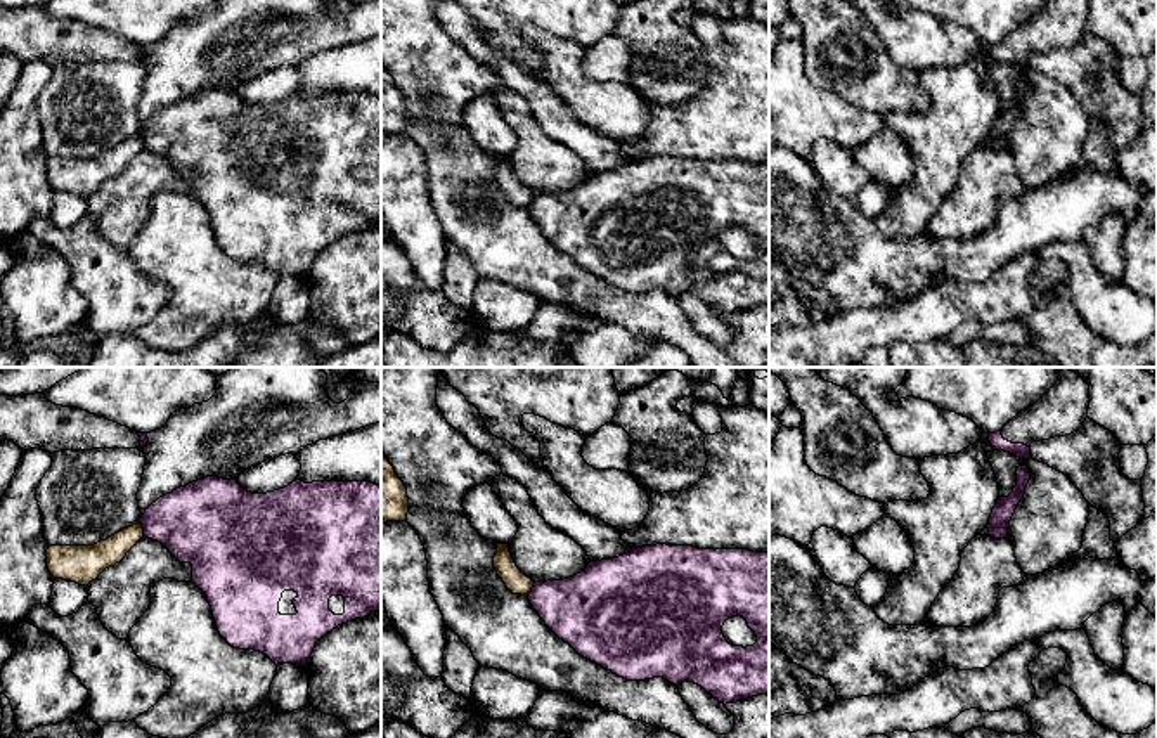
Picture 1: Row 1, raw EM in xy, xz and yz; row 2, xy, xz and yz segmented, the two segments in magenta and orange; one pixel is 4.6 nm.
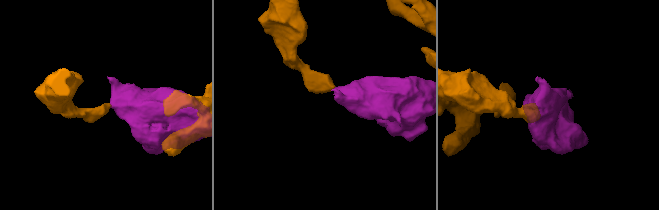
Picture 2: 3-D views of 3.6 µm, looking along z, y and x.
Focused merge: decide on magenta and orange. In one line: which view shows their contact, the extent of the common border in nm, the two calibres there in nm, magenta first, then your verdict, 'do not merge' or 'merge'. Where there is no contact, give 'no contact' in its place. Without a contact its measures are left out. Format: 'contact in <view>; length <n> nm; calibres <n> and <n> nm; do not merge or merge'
contact in xy; length 70 nm; calibres 360 and 130 nm; do not merge

